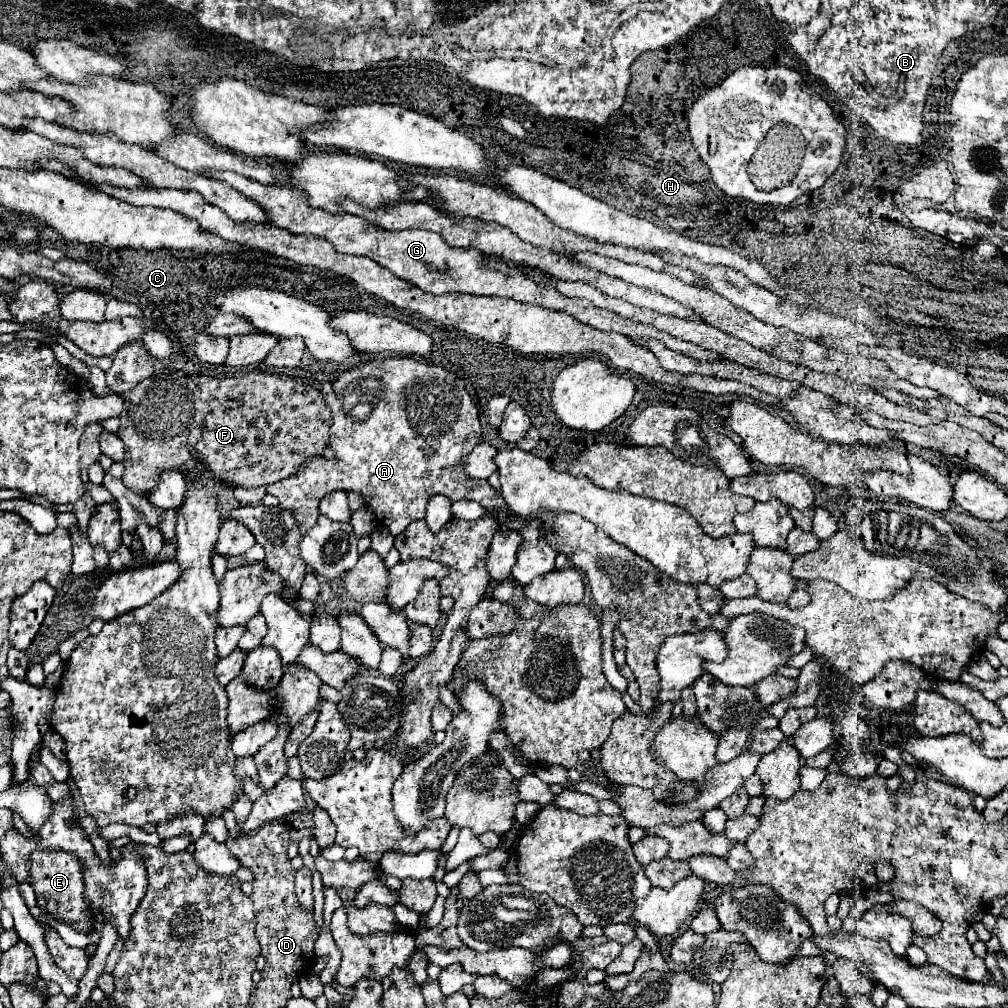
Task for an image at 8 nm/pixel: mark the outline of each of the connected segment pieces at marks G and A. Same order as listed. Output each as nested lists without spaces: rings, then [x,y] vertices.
[[[206,170],[204,176],[208,178],[216,178],[216,180],[224,180],[228,182],[234,190],[238,190],[240,194],[244,194],[248,200],[254,200],[268,216],[268,222],[284,228],[292,234],[312,234],[312,236],[320,236],[324,240],[328,240],[338,252],[342,254],[350,254],[350,256],[366,256],[372,258],[374,262],[378,262],[380,266],[388,268],[394,276],[400,276],[402,280],[416,284],[418,288],[422,288],[424,292],[432,292],[432,294],[450,294],[450,292],[464,292],[464,294],[478,294],[478,296],[500,296],[500,298],[514,298],[518,302],[526,302],[526,304],[538,304],[542,308],[550,308],[550,310],[562,310],[568,312],[570,316],[574,316],[576,320],[592,326],[592,328],[600,328],[600,330],[614,330],[620,332],[624,336],[630,338],[658,338],[664,346],[692,356],[694,360],[712,360],[712,358],[720,358],[714,352],[704,352],[700,350],[696,344],[684,342],[680,338],[674,338],[662,330],[656,330],[654,326],[648,324],[640,324],[628,318],[622,318],[610,310],[600,310],[596,308],[590,300],[582,300],[582,298],[566,298],[560,292],[556,292],[554,288],[548,286],[540,286],[536,284],[532,278],[524,276],[522,266],[518,264],[508,264],[512,268],[510,276],[504,276],[502,272],[484,272],[484,268],[480,268],[480,260],[494,260],[494,256],[486,256],[482,252],[476,250],[460,250],[460,248],[450,248],[440,234],[432,234],[428,230],[400,230],[400,232],[390,232],[384,228],[378,228],[376,224],[360,218],[360,216],[350,216],[350,214],[330,214],[326,210],[320,208],[312,208],[306,202],[306,196],[302,192],[296,192],[294,188],[278,188],[276,184],[260,184],[252,178],[244,178],[242,174],[236,172],[214,172],[214,170]]]
[[[408,356],[376,358],[336,378],[336,382],[332,382],[332,392],[326,394],[324,400],[332,412],[328,446],[334,450],[334,458],[328,460],[324,456],[308,456],[292,476],[266,486],[268,492],[280,500],[282,508],[294,510],[302,532],[308,532],[316,524],[320,516],[320,500],[334,490],[360,492],[366,500],[366,506],[374,510],[378,522],[386,526],[392,536],[404,532],[410,522],[422,520],[428,498],[436,494],[444,494],[452,502],[460,498],[478,500],[488,512],[508,512],[502,496],[496,494],[488,480],[476,480],[464,474],[464,458],[480,442],[482,428],[478,410],[466,392],[464,382],[456,374],[444,370],[442,366]]]

